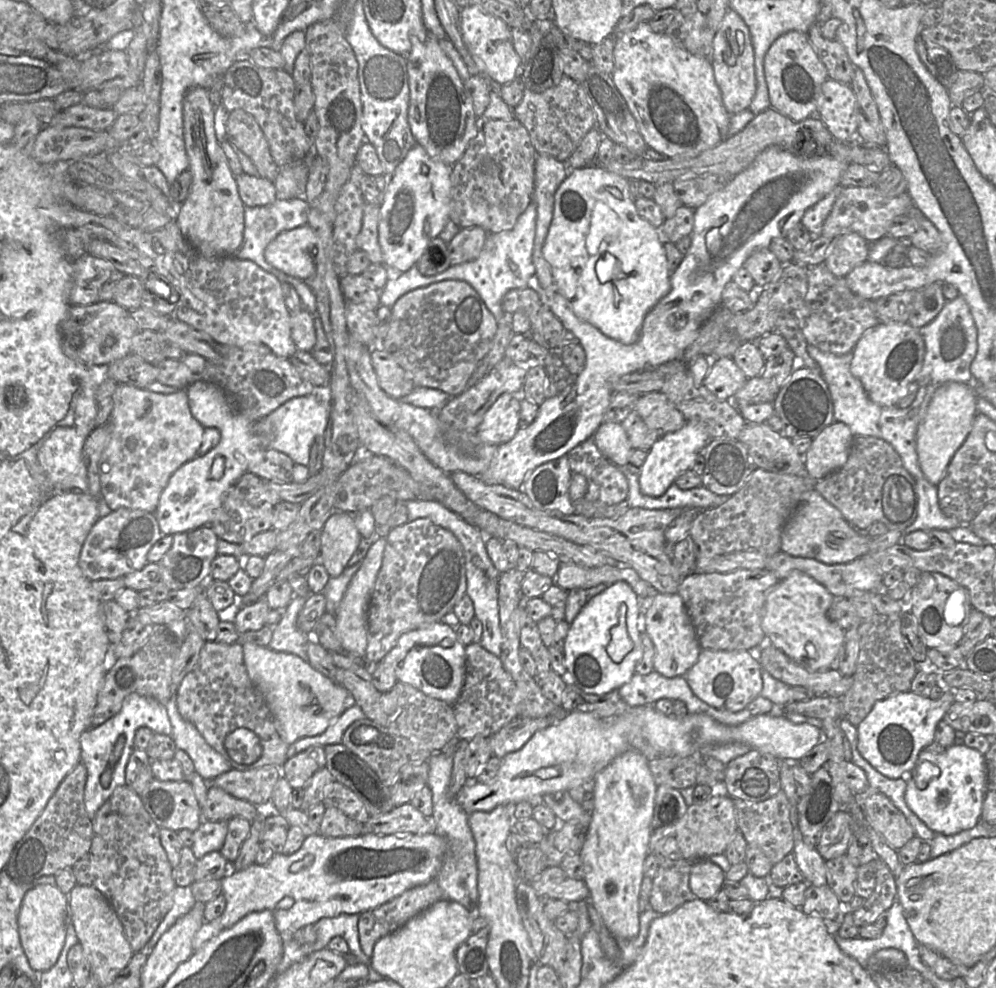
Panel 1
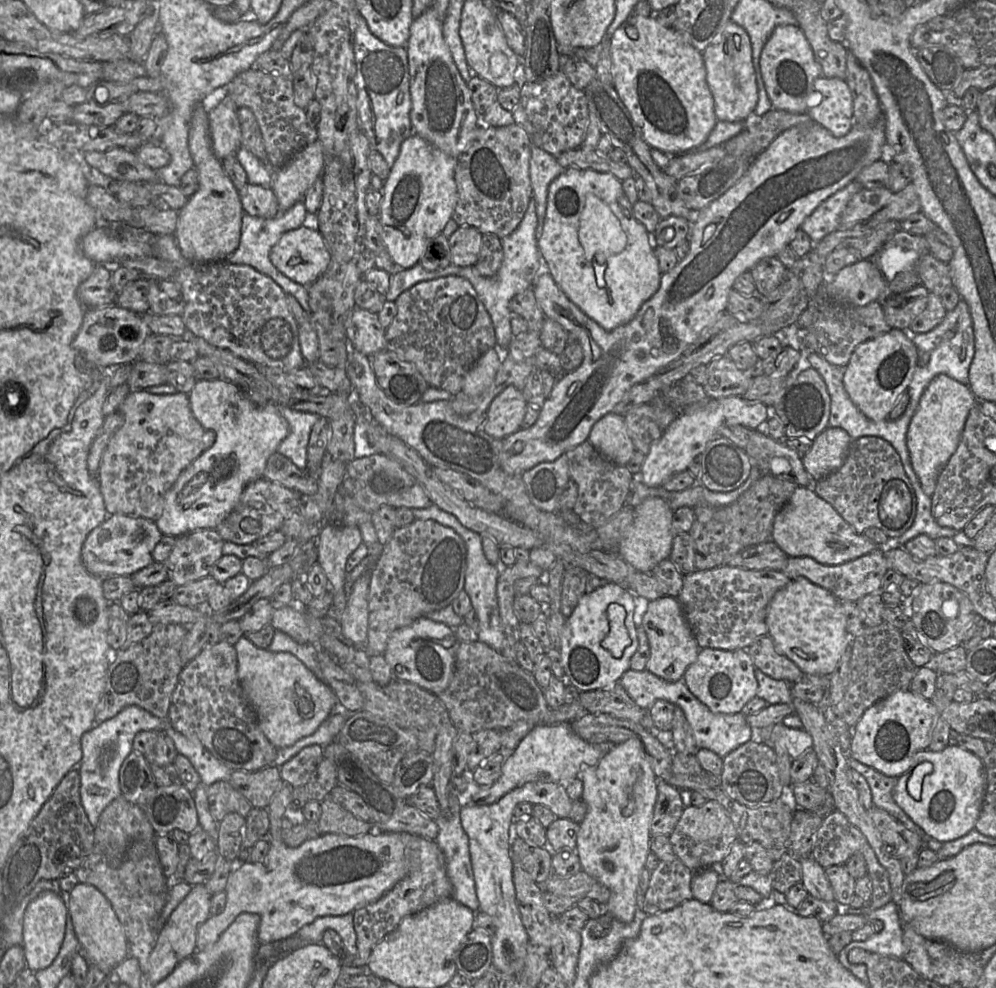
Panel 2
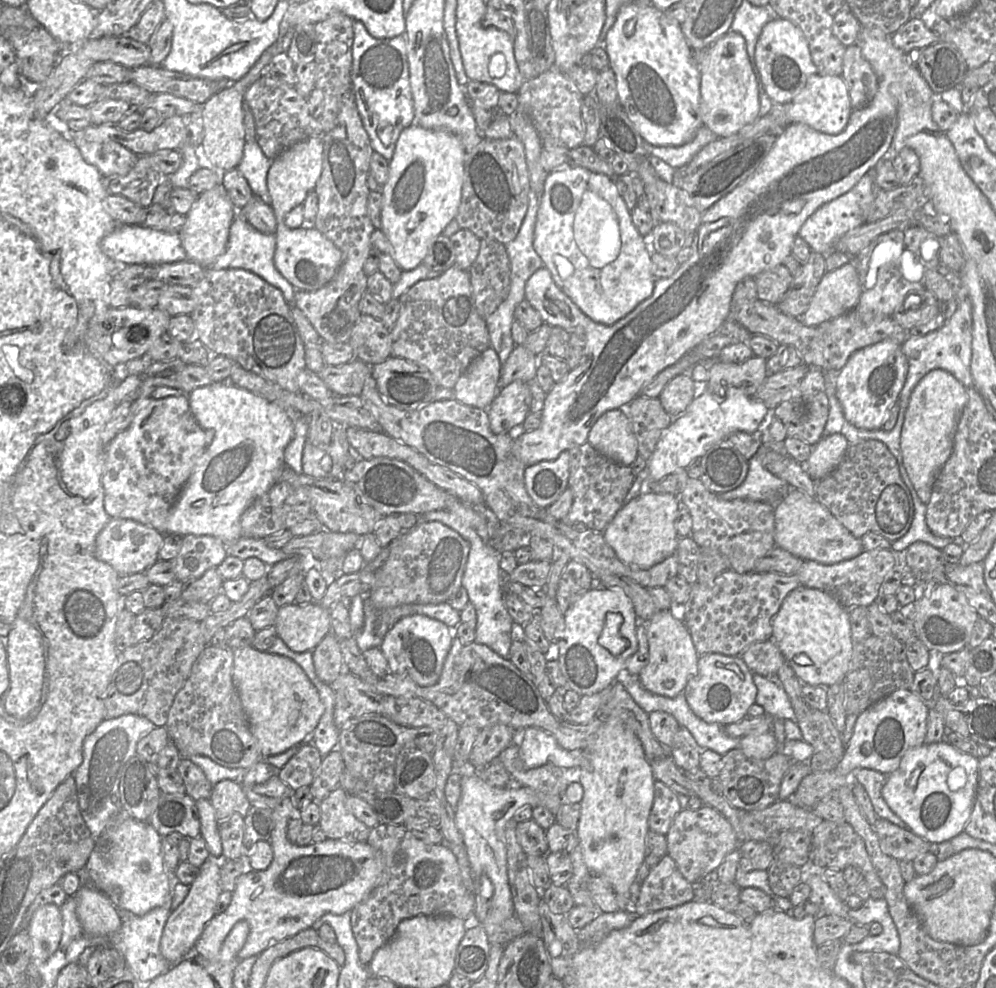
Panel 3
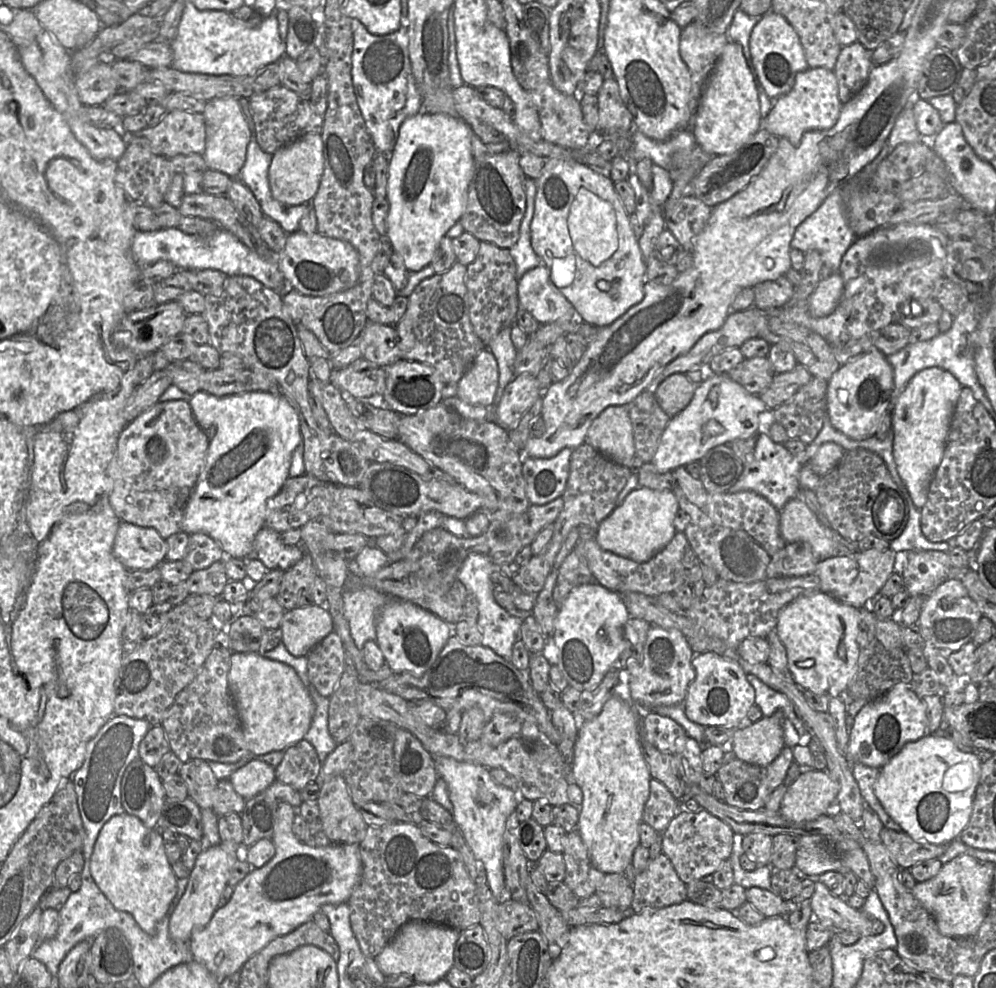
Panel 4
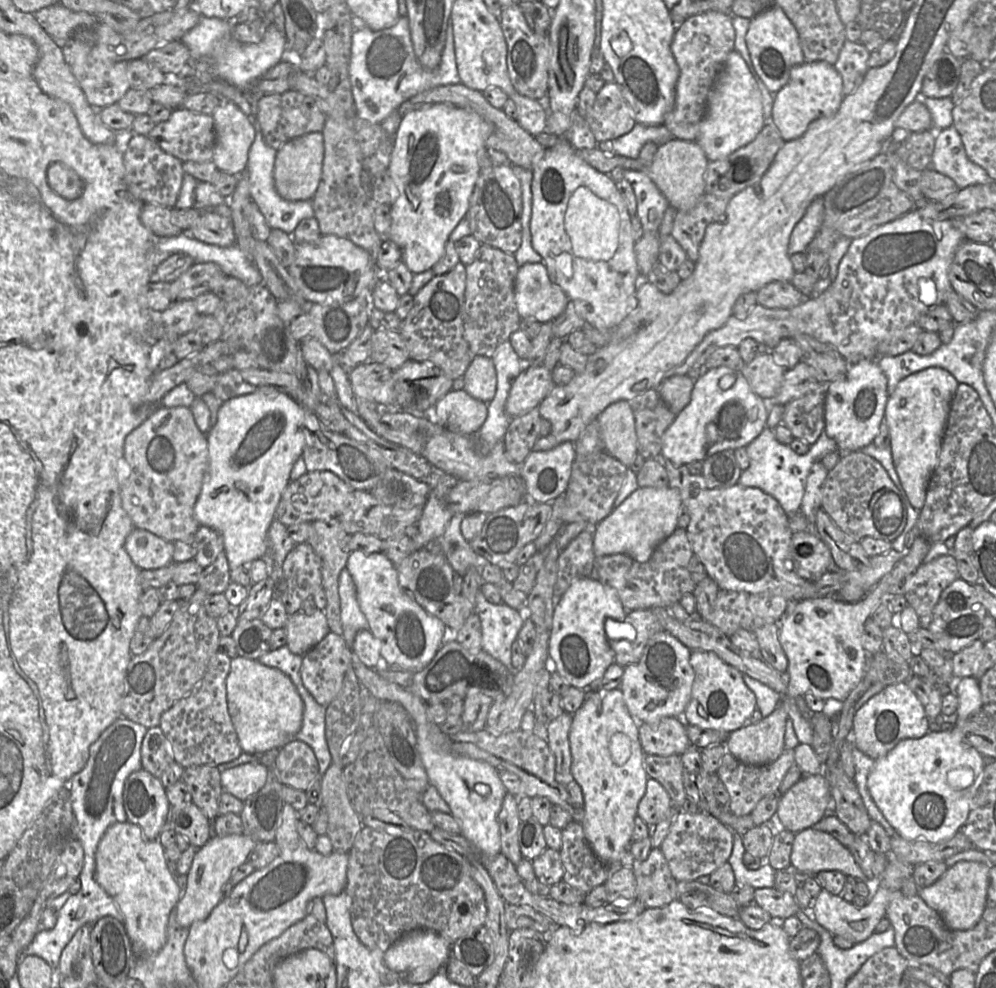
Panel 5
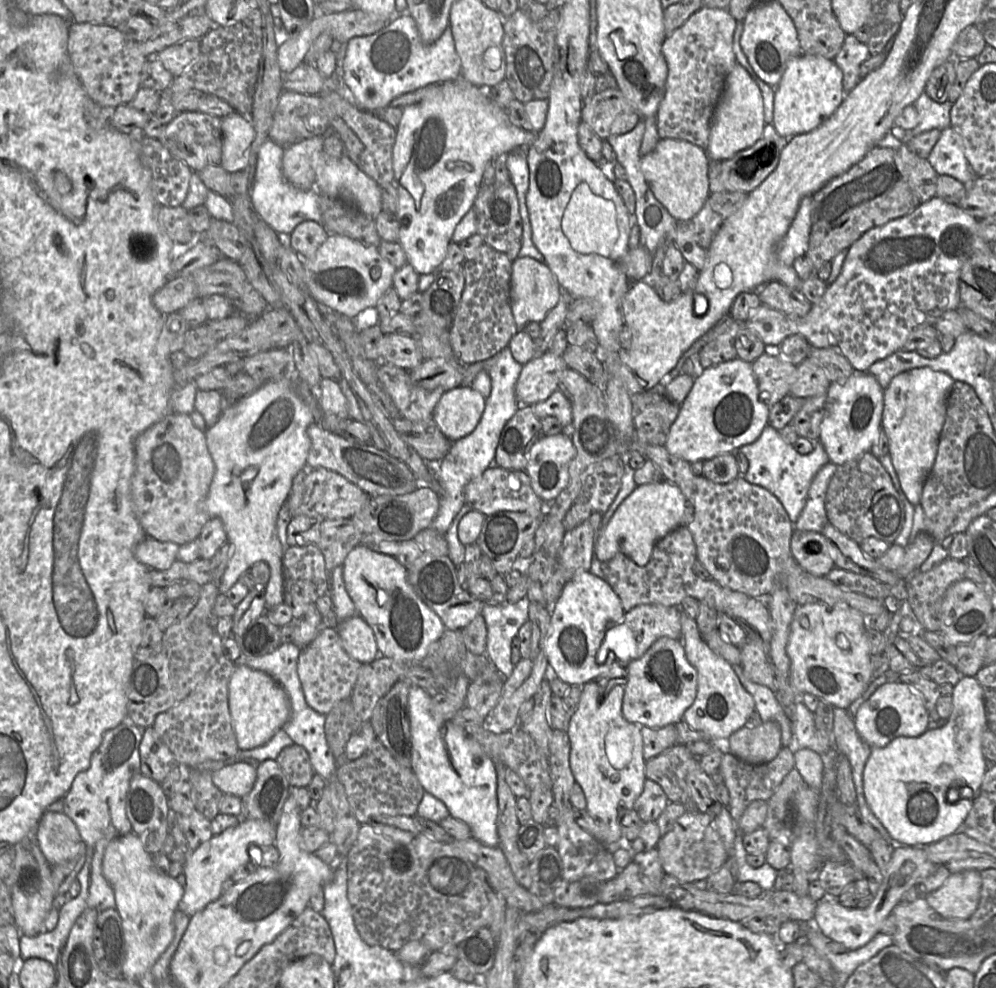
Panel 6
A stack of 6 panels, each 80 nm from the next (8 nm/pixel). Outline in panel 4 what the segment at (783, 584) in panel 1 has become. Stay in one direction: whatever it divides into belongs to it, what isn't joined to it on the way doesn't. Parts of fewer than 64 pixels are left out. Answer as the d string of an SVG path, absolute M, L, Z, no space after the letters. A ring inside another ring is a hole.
M824 592L800 596L781 611L776 632L785 647L792 678L802 690L844 697L858 670L860 614L861 609L846 605Z

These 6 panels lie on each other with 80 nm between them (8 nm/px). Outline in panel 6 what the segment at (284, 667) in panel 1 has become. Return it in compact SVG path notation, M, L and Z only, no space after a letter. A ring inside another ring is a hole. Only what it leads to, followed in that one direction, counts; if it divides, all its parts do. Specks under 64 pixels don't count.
M235 663L228 686L228 705L232 726L240 750L267 743L289 720L290 703L285 690L265 672Z

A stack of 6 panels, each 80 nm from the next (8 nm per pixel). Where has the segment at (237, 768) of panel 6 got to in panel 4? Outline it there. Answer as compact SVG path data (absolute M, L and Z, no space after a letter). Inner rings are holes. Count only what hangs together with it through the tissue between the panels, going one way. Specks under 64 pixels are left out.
M252 760L236 770L228 780L234 790L248 800L276 781L275 768L265 762Z

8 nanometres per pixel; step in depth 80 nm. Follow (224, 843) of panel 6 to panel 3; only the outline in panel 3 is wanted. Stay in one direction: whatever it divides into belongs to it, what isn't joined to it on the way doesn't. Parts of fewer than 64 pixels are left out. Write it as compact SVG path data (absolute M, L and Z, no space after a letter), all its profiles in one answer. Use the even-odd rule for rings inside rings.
M210 855L200 867L184 901L170 914L160 940L160 952L171 965L179 963L193 952L205 926L216 915L217 901L222 893L220 868L221 860Z

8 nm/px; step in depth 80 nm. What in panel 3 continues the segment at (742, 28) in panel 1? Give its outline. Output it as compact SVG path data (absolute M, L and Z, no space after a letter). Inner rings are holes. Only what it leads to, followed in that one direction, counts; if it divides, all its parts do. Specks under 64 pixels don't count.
M729 30L715 40L701 55L699 69L700 116L702 126L718 138L729 137L759 118L759 89L747 53L744 37Z

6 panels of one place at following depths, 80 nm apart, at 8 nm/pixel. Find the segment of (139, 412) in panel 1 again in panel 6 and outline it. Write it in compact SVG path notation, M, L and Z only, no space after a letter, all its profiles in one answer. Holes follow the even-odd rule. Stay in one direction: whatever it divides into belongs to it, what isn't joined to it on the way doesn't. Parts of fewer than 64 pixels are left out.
M173 412L142 432L134 451L131 498L146 536L179 546L197 539L210 519L204 502L215 473L205 432L194 425L189 414Z

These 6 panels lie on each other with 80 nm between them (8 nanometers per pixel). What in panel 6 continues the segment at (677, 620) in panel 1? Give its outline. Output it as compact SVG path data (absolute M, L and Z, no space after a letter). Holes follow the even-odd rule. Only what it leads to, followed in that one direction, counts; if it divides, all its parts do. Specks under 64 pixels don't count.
M658 639L641 658L628 665L627 672L622 702L622 715L627 721L660 729L683 720L684 712L696 697L697 671L686 659L681 640Z

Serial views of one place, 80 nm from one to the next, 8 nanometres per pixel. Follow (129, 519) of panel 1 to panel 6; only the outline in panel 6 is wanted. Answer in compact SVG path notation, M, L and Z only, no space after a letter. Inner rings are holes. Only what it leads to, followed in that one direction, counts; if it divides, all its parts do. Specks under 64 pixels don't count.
M146 536L134 548L135 558L149 569L166 570L176 560L179 545Z

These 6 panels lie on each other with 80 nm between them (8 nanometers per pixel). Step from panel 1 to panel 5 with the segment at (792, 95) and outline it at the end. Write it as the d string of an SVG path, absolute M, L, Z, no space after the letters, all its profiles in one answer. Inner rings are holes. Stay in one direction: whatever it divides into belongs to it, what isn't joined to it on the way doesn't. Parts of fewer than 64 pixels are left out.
M776 3L750 19L746 43L758 76L773 94L788 82L791 69L806 61L796 27Z

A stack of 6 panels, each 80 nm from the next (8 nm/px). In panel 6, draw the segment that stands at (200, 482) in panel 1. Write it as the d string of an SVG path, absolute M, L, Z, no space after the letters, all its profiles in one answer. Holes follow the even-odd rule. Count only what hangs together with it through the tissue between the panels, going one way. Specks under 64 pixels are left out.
M277 379L271 380L269 382L264 383L261 387L259 387L255 392L237 400L236 402L232 402L231 405L226 407L218 421L210 428L207 429L205 420L203 416L196 410L190 413L190 417L194 423L194 425L205 432L206 442L208 446L208 450L212 456L214 465L215 465L215 473L212 479L212 483L209 488L209 492L204 502L204 509L208 513L210 517L218 517L221 519L226 534L227 534L227 542L229 542L232 546L232 554L229 559L228 565L224 571L224 574L221 580L218 583L219 593L225 594L239 579L239 577L245 572L249 571L251 566L258 561L263 561L268 564L270 569L270 577L266 585L264 585L264 593L265 593L265 610L272 609L279 604L282 604L284 601L283 598L283 567L282 567L282 558L283 558L283 548L277 536L276 522L279 510L281 506L287 500L290 491L292 489L292 481L294 476L306 467L307 457L311 446L310 438L307 434L307 428L310 424L315 422L315 417L311 409L297 396L295 391L292 389L289 380L285 379Z

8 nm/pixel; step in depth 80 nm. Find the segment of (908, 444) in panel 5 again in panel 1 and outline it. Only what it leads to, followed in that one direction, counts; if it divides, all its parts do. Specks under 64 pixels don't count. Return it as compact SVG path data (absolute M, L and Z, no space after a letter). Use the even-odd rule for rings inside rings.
M958 382L943 384L934 392L916 432L918 463L932 485L937 486L944 478L949 462L971 431L977 397L972 384Z

